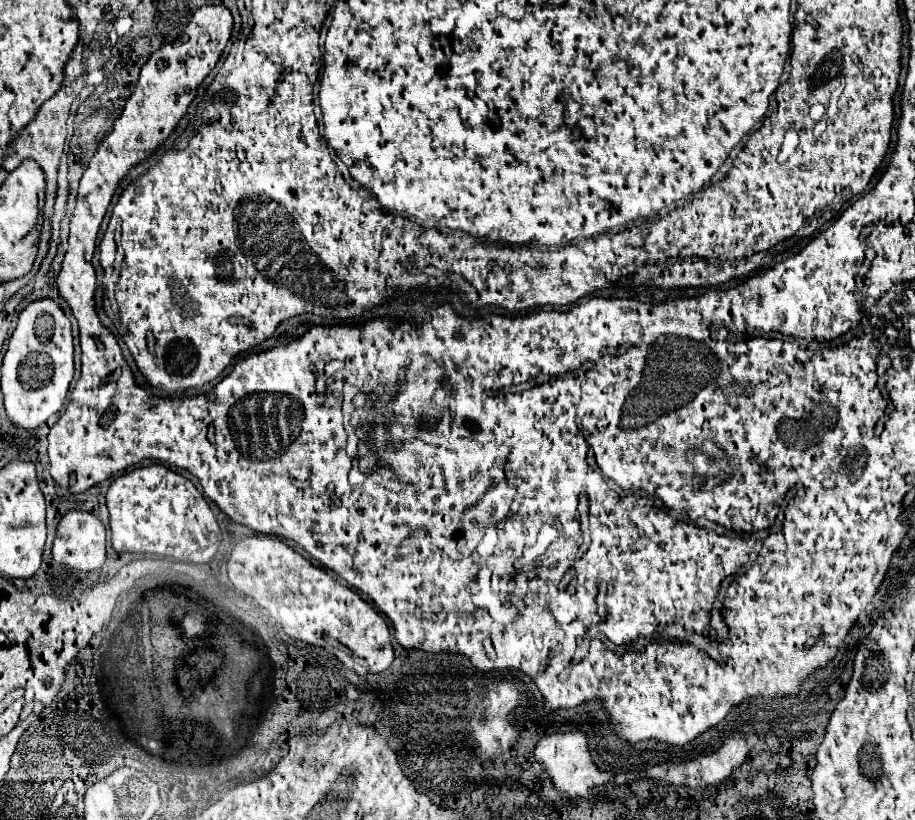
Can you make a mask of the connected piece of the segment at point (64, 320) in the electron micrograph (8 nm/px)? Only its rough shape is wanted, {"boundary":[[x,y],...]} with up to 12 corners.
{"boundary":[[55,300],[19,314],[5,410],[37,428],[63,408],[73,332]]}

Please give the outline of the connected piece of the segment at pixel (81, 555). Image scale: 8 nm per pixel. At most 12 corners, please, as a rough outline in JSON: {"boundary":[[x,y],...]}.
{"boundary":[[69,512],[51,554],[83,572],[107,558],[106,529],[89,512]]}

